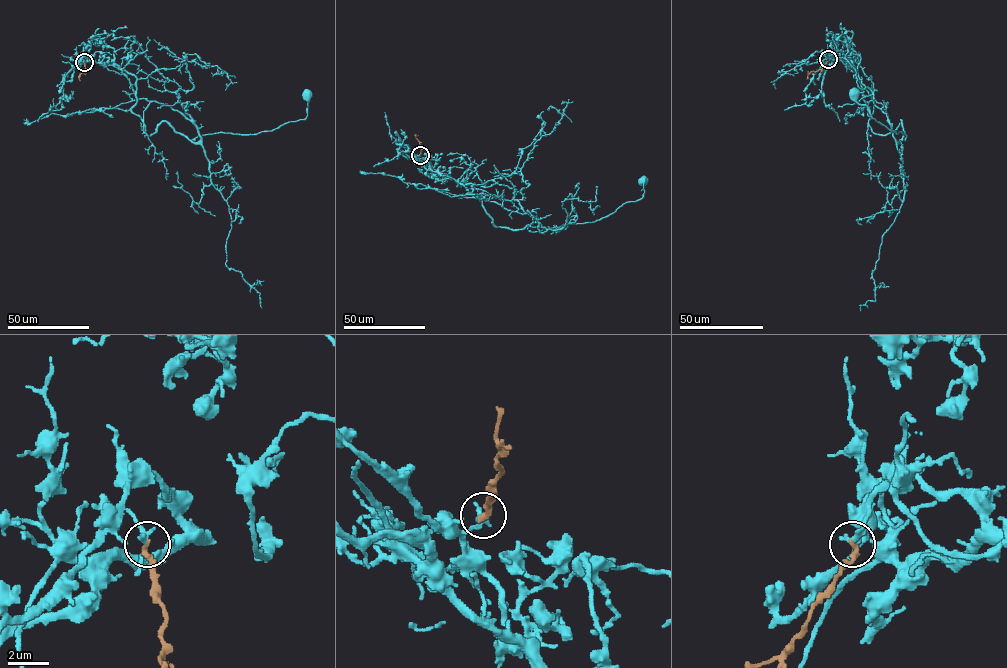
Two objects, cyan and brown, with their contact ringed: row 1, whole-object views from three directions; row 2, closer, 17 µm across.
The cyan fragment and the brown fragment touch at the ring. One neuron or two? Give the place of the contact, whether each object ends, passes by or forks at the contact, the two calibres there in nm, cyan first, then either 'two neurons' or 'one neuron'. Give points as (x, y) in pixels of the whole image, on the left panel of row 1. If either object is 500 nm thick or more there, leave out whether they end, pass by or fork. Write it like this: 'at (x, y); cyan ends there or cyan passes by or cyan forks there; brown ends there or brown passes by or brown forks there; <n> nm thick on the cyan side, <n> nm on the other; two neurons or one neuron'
at (84, 62); cyan ends there; brown ends there; 320 nm thick on the cyan side, 260 nm on the other; two neurons

